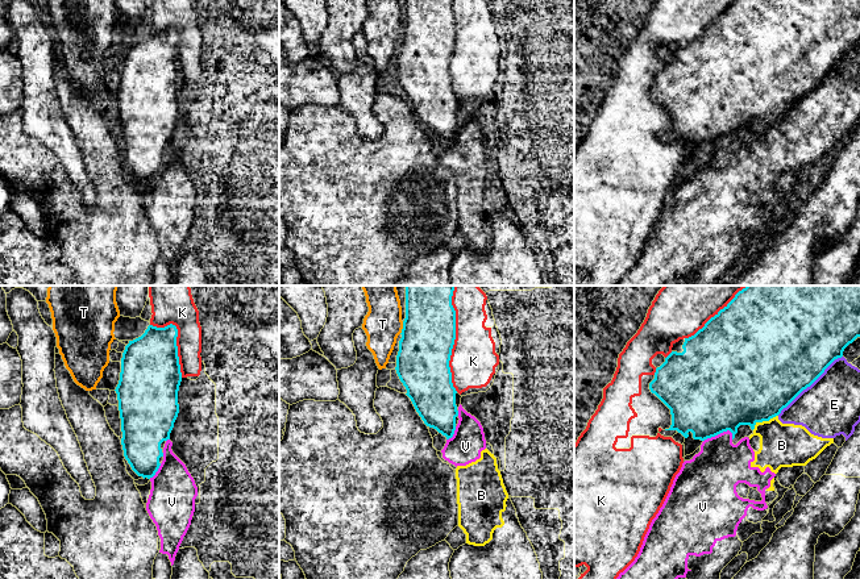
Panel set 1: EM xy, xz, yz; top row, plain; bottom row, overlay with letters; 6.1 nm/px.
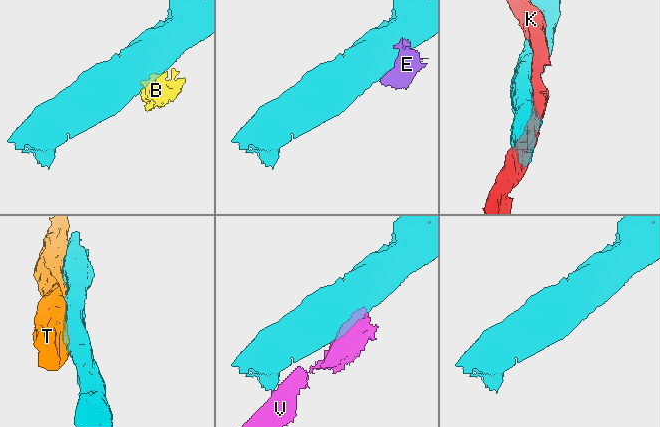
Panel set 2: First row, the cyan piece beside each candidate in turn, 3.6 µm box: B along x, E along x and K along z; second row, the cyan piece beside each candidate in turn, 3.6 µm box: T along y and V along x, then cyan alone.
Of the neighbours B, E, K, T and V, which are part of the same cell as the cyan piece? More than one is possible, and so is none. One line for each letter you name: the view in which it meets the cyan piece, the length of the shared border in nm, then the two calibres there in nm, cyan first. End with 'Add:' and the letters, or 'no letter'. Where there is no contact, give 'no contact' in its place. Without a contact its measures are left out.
Add: no letter

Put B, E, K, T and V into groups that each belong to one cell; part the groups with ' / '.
B E V / K / T

